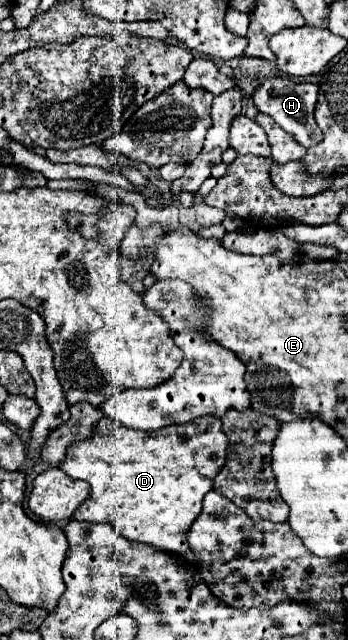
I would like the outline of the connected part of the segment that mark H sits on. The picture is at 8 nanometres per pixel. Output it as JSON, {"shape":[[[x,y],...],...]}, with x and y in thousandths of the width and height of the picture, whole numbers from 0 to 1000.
{"shape":[[[773,120],[733,139],[727,158],[750,177],[790,186],[790,192],[802,198],[813,198],[825,208],[836,208],[871,230],[894,230],[922,220],[922,202],[911,198],[911,192],[899,186],[911,142],[917,142],[917,136],[905,130],[848,130],[830,120]]]}

